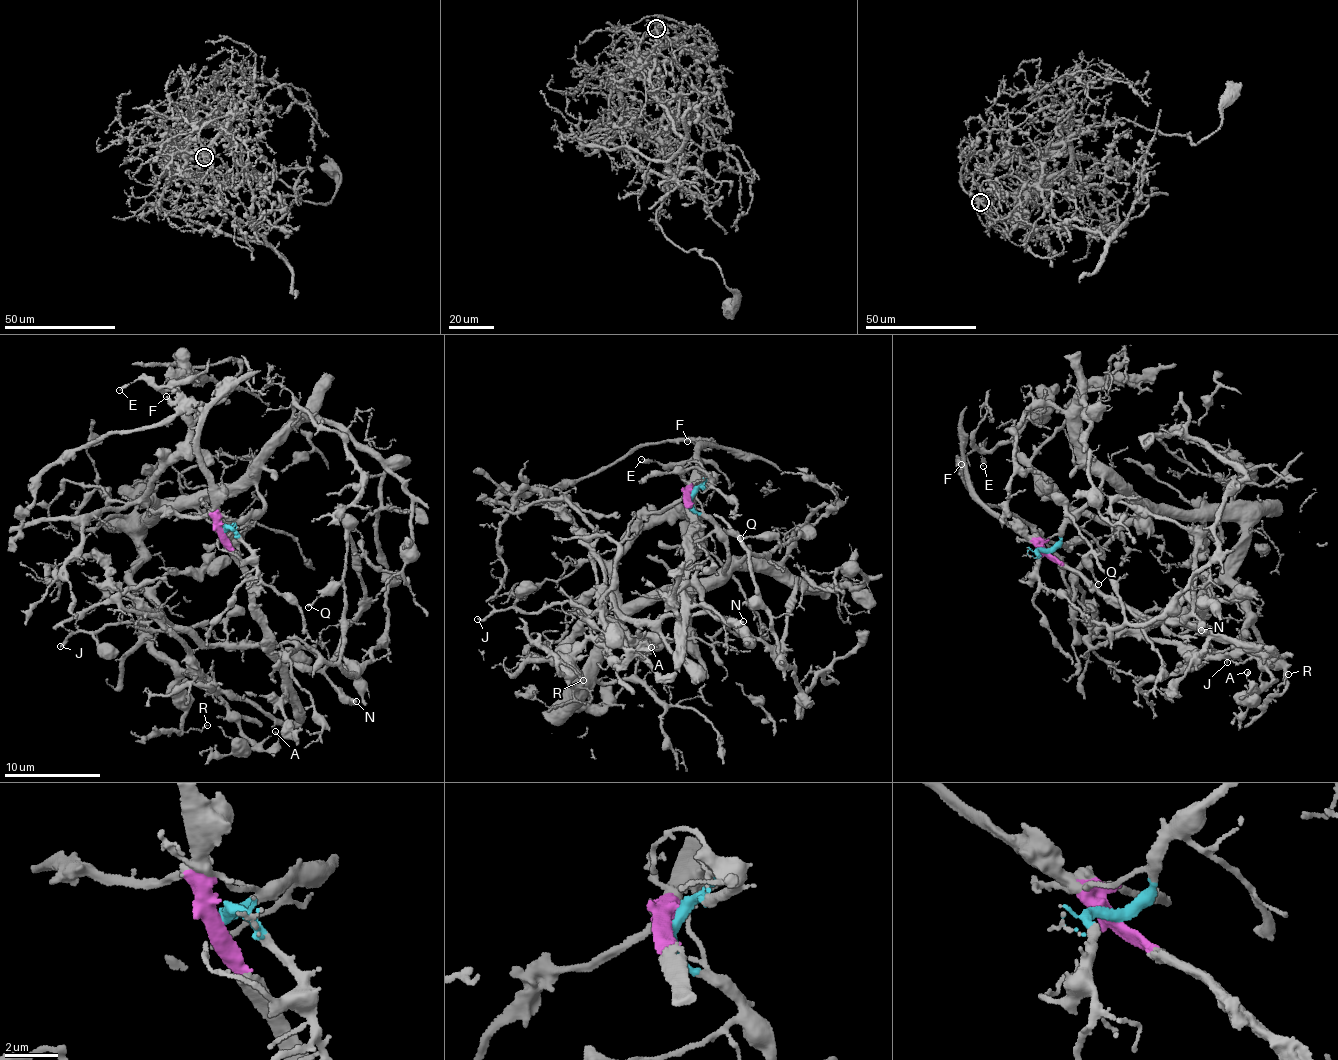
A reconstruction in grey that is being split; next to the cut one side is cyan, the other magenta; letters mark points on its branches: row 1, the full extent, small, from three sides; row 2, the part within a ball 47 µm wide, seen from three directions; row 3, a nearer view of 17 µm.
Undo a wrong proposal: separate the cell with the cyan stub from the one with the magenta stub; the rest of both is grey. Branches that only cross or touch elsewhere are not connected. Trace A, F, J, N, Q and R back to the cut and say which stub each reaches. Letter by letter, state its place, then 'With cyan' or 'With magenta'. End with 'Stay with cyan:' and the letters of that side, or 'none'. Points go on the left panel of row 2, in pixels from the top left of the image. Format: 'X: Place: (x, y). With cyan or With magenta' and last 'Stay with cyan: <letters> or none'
A: Place: (275, 731). With cyan
F: Place: (166, 396). With magenta
J: Place: (60, 646). With cyan
N: Place: (356, 701). With magenta
Q: Place: (308, 607). With cyan
R: Place: (207, 725). With cyan
Stay with cyan: A, J, Q, R

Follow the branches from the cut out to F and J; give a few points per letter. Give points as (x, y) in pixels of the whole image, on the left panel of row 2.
F: (223, 531), (198, 445), (202, 414), (166, 396)
J: (223, 531), (264, 507), (252, 484), (185, 495), (156, 513), (132, 576), (156, 616), (72, 632), (61, 647)

